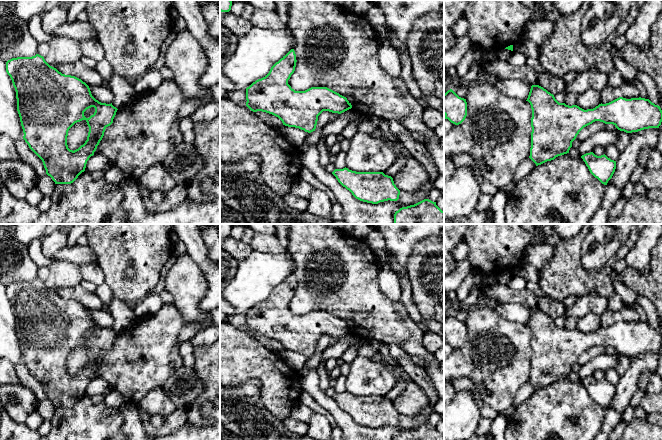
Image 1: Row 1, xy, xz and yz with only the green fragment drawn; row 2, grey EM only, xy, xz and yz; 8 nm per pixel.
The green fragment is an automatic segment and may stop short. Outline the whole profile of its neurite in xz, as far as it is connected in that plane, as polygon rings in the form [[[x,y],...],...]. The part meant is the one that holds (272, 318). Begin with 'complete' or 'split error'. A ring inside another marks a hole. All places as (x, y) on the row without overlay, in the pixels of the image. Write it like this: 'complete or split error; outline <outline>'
complete; outline [[[291,273],[271,291],[265,301],[246,312],[246,330],[253,336],[262,335],[278,341],[285,350],[311,357],[315,355],[318,340],[323,335],[341,338],[351,333],[352,329],[346,321],[327,311],[311,311],[305,315],[292,313],[288,304],[295,295],[296,286],[295,275]]]

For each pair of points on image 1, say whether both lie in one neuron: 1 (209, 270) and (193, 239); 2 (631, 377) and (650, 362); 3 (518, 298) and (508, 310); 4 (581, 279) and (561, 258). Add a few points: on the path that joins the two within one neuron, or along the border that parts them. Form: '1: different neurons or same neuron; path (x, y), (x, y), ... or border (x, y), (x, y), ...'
1: same neuron; path (204, 262), (196, 247)
2: same neuron; path (636, 372), (645, 363)
3: different neurons; border (491, 304), (518, 303), (531, 309)
4: same neuron; path (576, 274), (565, 263)

